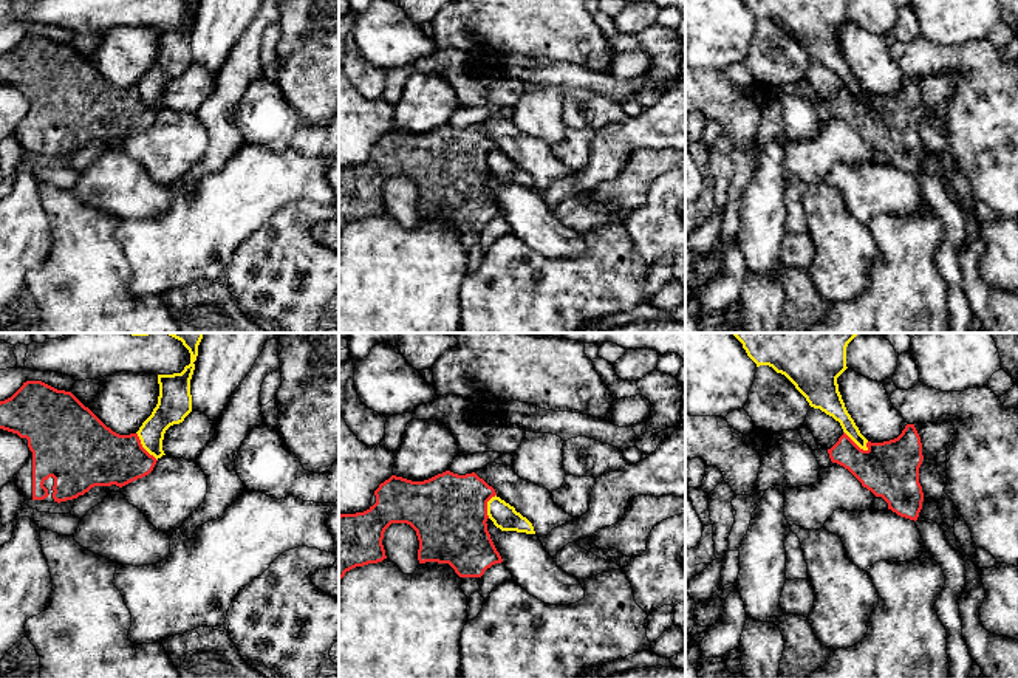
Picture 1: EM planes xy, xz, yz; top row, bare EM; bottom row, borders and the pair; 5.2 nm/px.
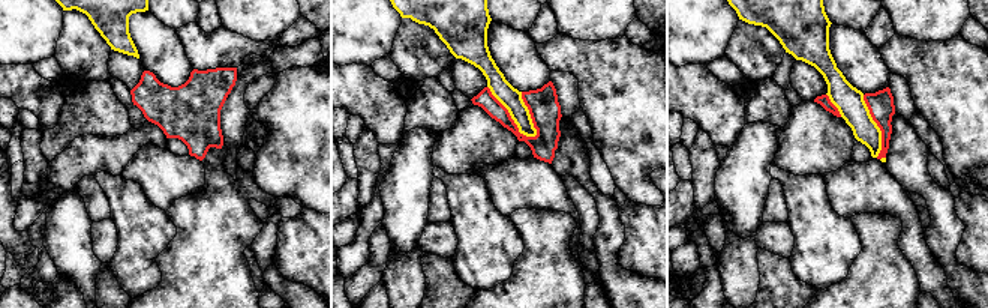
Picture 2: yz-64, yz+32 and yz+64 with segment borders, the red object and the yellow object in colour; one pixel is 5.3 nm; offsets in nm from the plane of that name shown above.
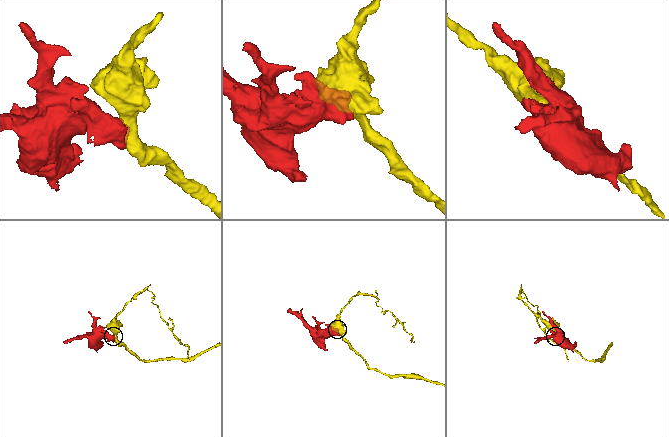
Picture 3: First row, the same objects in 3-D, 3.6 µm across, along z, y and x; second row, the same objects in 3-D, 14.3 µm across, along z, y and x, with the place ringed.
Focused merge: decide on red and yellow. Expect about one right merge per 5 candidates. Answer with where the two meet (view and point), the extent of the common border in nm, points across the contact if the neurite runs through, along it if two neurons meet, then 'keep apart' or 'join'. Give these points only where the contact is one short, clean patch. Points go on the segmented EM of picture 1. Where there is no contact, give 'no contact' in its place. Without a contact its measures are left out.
meets red in yz at (854, 443); contact 170 nm long; keep apart

